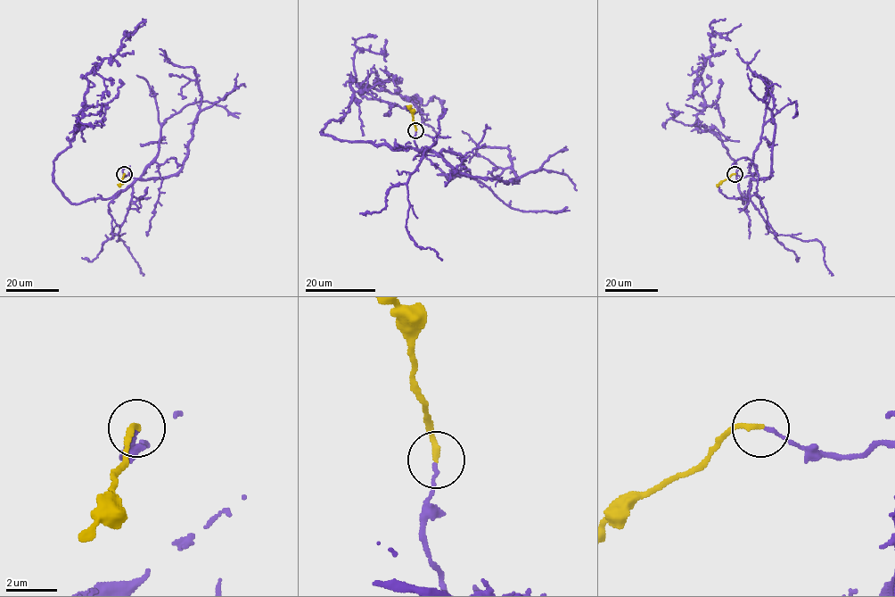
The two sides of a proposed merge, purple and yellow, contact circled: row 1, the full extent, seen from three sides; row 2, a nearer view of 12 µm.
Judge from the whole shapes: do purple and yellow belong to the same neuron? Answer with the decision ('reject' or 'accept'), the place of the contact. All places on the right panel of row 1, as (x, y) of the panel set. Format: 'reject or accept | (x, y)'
reject | (734, 174)

